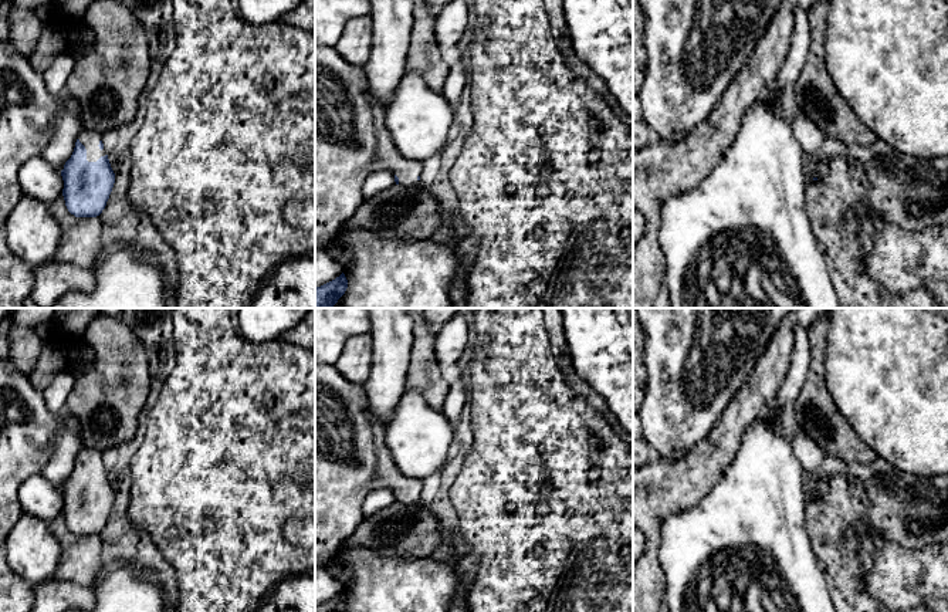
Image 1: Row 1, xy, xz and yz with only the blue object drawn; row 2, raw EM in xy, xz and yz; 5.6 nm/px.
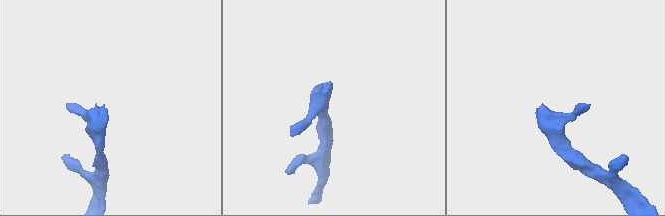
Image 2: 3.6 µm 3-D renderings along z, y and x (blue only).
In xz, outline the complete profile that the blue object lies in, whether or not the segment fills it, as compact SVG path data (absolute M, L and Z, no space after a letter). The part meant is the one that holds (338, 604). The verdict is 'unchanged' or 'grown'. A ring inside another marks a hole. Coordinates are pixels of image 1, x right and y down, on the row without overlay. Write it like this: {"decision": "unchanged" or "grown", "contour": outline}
{"decision": "unchanged", "contour": "M342 591L335 598L329 599L321 605L316 605L315 612L345 612L346 606L348 606L348 598L346 598L345 592Z"}

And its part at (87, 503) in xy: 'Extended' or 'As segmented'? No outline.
Extended

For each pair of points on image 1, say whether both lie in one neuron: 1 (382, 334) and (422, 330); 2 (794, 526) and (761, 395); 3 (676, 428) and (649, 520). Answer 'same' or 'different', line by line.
1: different
2: different
3: different

